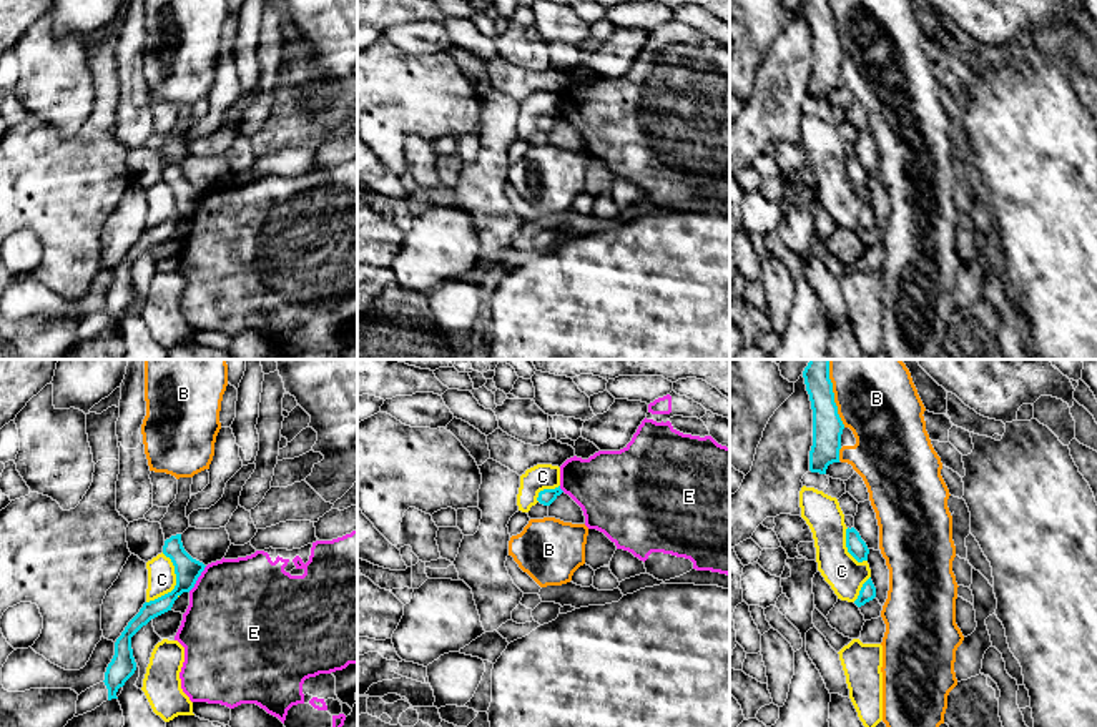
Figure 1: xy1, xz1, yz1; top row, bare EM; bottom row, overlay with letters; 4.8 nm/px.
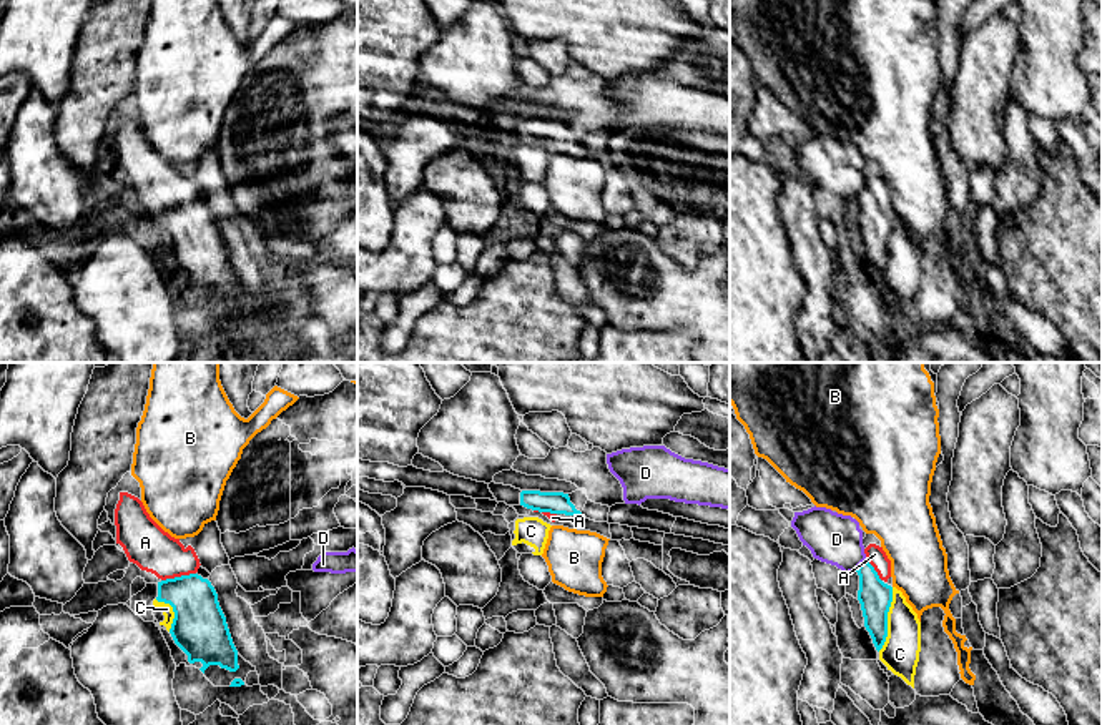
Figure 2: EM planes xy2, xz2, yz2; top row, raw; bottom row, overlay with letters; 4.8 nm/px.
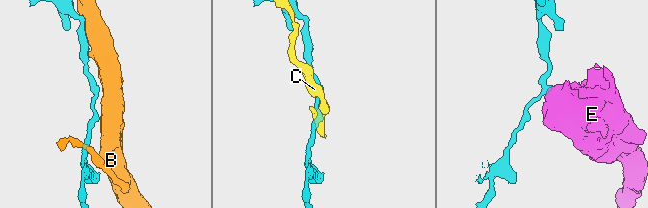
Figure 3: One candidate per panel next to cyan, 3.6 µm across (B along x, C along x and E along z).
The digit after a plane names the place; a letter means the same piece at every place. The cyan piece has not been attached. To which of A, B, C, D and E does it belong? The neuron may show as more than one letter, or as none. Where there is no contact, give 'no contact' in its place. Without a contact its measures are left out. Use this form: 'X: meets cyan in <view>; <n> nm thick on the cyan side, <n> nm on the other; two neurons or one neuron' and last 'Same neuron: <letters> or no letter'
A: meets cyan in xy2; 260 nm thick on the cyan side, 220 nm on the other; one neuron
B: meets cyan in yz1; 140 nm thick on the cyan side, 360 nm on the other; two neurons
C: meets cyan in xy1; 120 nm thick on the cyan side, 140 nm on the other; two neurons
D: meets cyan in yz2; 160 nm thick on the cyan side, 240 nm on the other; two neurons
E: meets cyan in xy1; 120 nm thick on the cyan side, 480 nm on the other; two neurons
Same neuron: A

